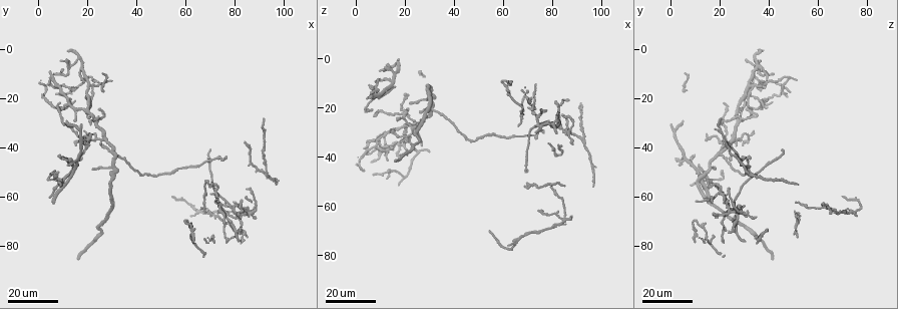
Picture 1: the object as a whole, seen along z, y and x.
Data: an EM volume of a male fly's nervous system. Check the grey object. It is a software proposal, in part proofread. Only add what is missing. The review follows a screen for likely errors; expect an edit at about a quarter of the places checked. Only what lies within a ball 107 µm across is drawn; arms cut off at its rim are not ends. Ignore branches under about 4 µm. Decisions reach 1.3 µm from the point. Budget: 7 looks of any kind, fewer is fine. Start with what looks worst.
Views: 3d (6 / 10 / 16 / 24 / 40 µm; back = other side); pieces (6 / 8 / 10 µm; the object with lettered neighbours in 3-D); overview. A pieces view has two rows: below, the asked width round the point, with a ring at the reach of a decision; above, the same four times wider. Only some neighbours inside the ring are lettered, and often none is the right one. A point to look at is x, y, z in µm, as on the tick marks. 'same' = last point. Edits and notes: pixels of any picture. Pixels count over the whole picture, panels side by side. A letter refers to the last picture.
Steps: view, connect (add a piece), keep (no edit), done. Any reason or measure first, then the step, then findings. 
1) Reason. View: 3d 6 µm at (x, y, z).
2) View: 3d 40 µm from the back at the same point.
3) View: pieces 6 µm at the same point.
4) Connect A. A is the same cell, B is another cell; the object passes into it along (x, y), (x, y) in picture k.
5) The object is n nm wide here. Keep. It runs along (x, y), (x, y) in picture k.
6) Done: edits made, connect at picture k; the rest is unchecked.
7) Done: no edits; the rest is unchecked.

View: 3d 16 µm at (84, 38, 23).

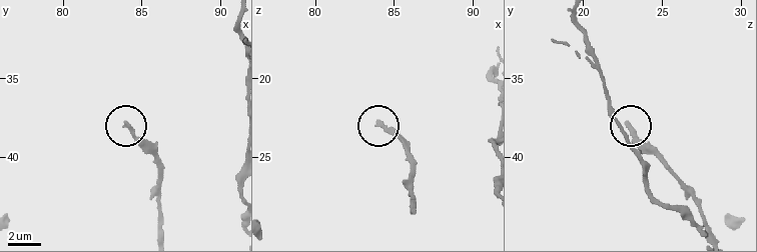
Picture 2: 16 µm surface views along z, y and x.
View: pieces 6 µm at (84.0, 37.9, 22.9).

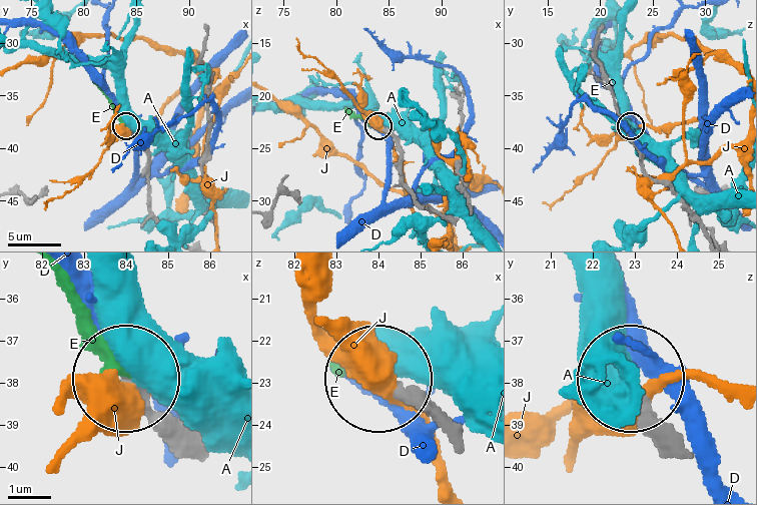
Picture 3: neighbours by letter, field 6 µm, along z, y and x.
The object is 240 nm wide here. Connect E. E is the same cell, A, D and J are other cells; the object passes into it along (121, 364), (63, 270) in picture 3; the cell continues.

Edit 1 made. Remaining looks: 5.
An open end. View: 3d 24 µm at (30, 14, 38).

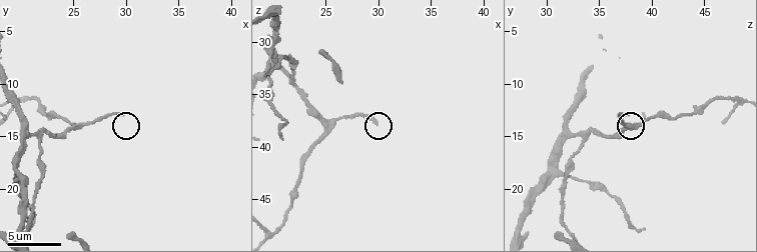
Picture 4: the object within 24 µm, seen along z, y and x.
View: pieces 6 µm at (29.8, 12.8, 37.8).

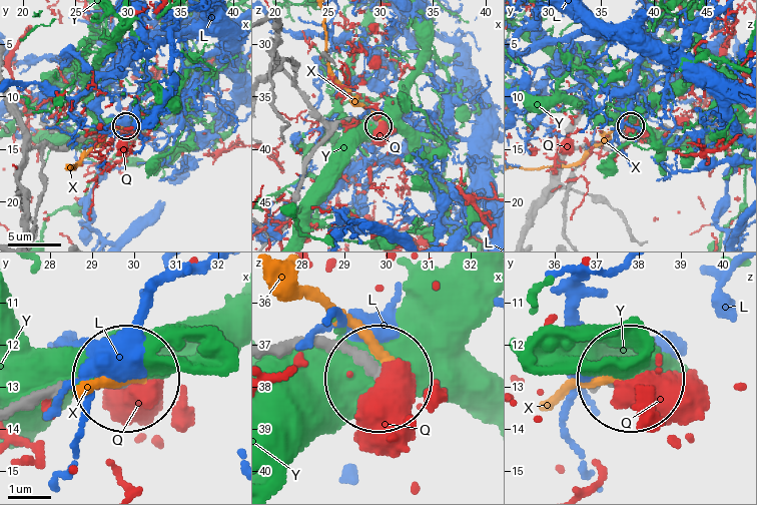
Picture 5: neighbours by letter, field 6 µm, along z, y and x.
Keep. L, Q, X and Y are other cells; none of them fits.

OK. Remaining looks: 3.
Tapers out. View: pieces 8 µm at (20.6, 24.0, 39.2).

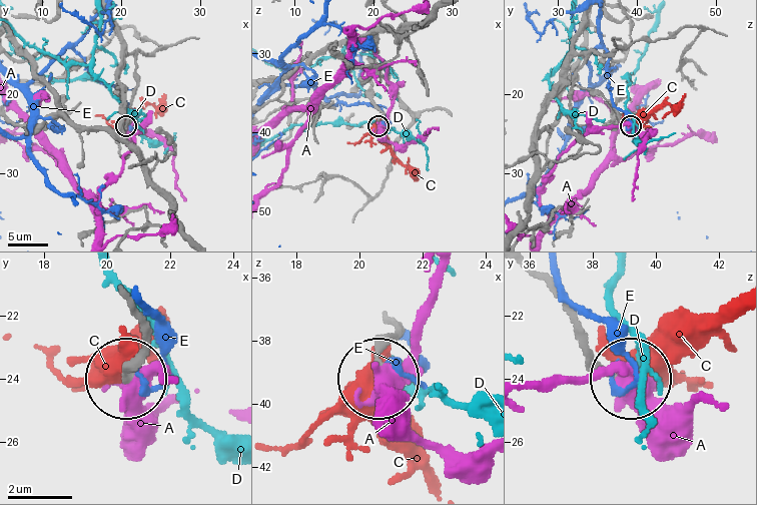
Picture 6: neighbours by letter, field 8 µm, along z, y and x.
The object is 170 nm wide here. Keep. A, C, D and E are other cells; it runs along (537, 276), (585, 356), (623, 381) in picture 6; none of them fits.

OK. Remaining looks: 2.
Long arm stops here. View: pieces 6 µm at (24.6, 24.6, 31.0).

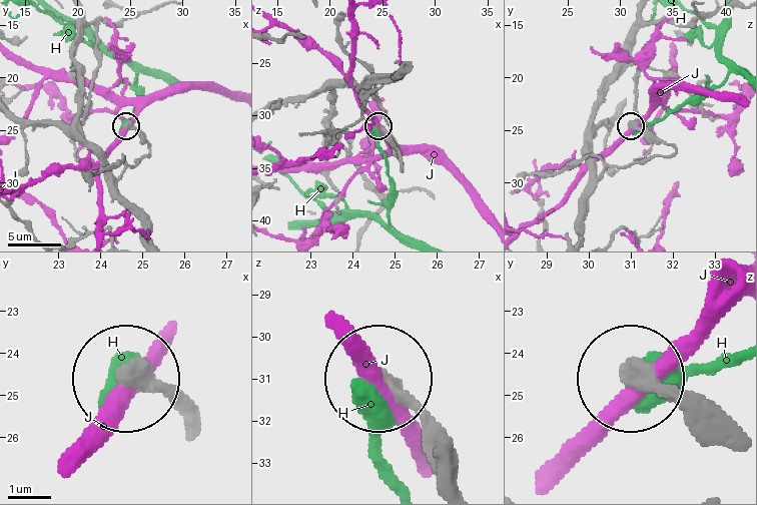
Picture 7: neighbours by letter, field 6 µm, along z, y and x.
Keep. H and J are other cells; none of them fits.

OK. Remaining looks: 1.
Done: edits made, connect at picture 3; the rest is unchecked.

